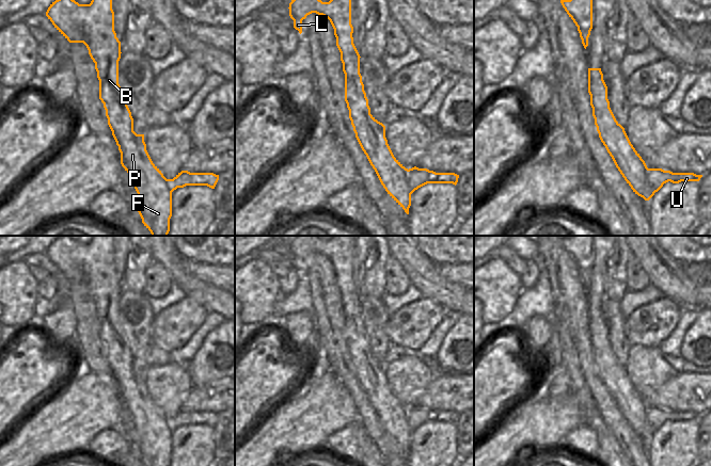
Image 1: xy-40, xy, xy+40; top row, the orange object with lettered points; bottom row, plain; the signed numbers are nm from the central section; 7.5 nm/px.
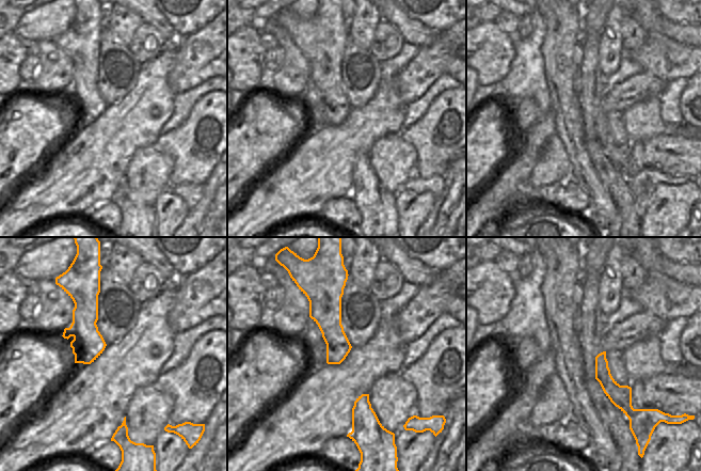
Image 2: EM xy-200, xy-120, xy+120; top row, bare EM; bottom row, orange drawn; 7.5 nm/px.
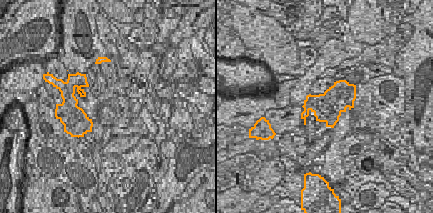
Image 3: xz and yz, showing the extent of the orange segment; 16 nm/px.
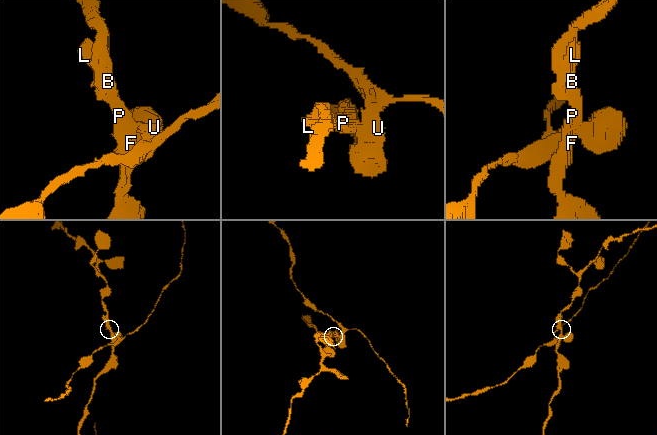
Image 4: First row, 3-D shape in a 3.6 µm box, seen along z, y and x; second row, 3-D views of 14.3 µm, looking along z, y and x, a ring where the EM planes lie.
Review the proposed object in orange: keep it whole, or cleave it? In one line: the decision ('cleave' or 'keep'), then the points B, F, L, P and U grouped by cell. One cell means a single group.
cleave; groups B F L P / U

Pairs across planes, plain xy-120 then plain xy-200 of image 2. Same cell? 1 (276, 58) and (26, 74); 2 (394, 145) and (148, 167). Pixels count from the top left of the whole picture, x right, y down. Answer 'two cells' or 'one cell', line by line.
1: one cell
2: one cell

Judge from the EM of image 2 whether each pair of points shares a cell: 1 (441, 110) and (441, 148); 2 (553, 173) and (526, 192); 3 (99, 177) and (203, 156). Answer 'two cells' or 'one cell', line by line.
1: one cell
2: two cells
3: two cells

